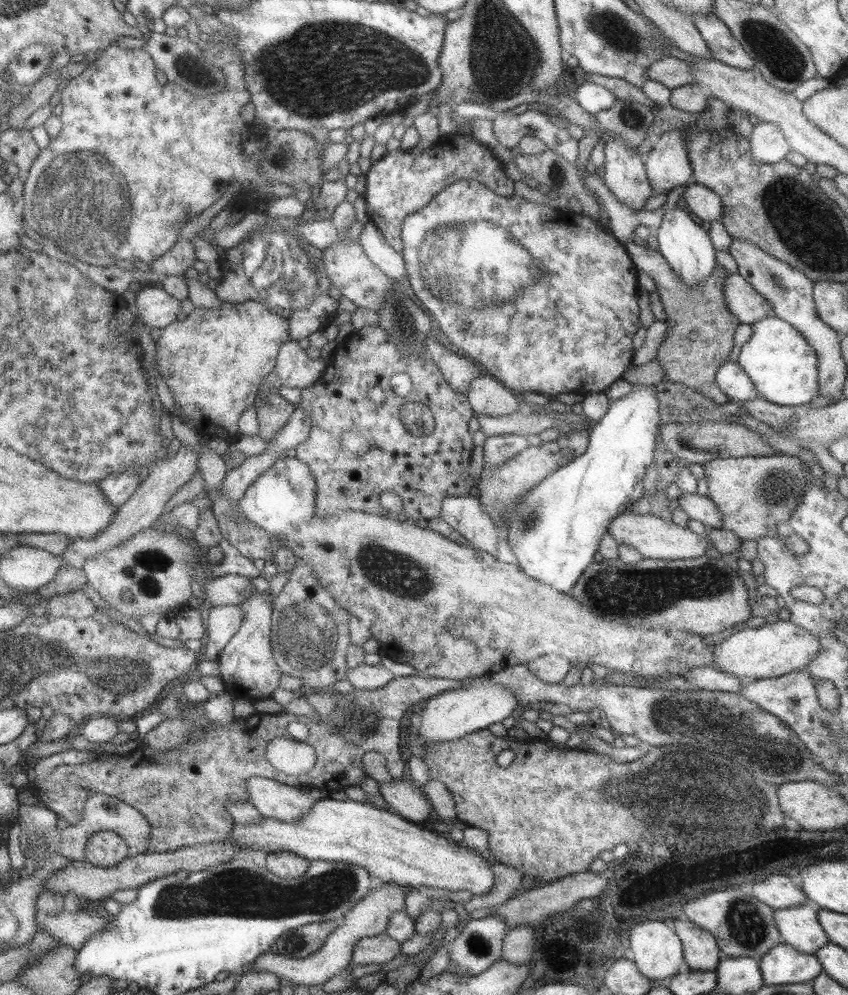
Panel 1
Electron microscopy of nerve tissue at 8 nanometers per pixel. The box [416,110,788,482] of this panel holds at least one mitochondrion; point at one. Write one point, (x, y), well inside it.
(518, 270)

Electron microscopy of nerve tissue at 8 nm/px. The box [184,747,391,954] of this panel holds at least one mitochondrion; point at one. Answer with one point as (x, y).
(298, 938)

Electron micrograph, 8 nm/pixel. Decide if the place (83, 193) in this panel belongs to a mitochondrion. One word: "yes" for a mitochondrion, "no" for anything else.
yes

